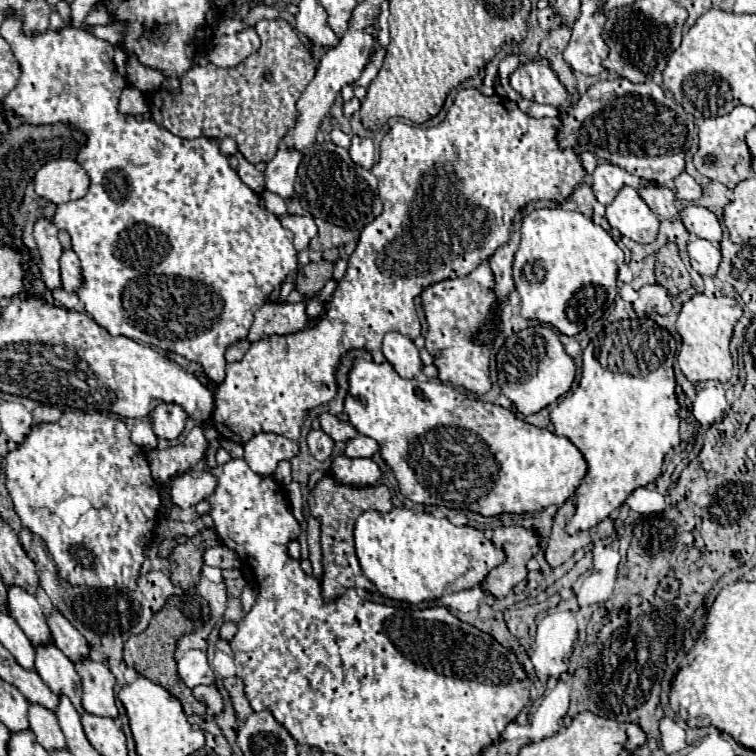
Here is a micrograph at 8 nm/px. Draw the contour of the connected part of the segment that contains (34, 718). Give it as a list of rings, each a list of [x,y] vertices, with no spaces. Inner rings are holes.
[[[30,704],[28,708],[28,720],[30,720],[30,730],[36,734],[38,742],[50,752],[64,748],[64,734],[58,726],[56,714],[50,712],[48,708],[42,708],[40,704]]]

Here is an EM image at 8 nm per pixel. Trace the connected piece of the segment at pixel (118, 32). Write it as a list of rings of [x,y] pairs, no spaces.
[[[112,24],[112,26],[94,26],[90,30],[92,36],[96,38],[102,38],[102,40],[108,40],[110,44],[118,44],[122,40],[122,24]]]

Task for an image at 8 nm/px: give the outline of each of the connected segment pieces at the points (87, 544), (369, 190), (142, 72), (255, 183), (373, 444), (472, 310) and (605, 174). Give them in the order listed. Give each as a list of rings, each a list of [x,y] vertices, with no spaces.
[[[66,410],[58,422],[42,422],[34,424],[30,434],[24,438],[24,442],[18,444],[16,450],[8,454],[8,476],[6,476],[6,488],[12,496],[14,510],[22,520],[22,526],[38,534],[50,552],[50,556],[56,562],[56,568],[64,580],[70,584],[88,584],[88,586],[98,586],[98,588],[136,588],[136,580],[140,576],[140,566],[144,562],[144,552],[154,540],[154,528],[156,528],[156,512],[160,506],[160,494],[158,494],[158,484],[150,476],[148,460],[146,454],[140,446],[136,446],[130,440],[130,428],[116,416],[101,412],[82,412]]]
[[[314,144],[304,152],[302,164],[298,166],[296,196],[312,218],[334,222],[346,230],[362,230],[382,212],[376,182],[370,170],[352,162],[348,150],[332,144]]]
[[[132,56],[128,60],[128,68],[126,70],[128,70],[128,80],[132,82],[132,86],[136,86],[142,92],[146,92],[146,90],[158,90],[160,84],[162,84],[162,80],[164,80],[162,72],[142,66],[136,60],[136,56]]]
[[[240,152],[236,154],[236,158],[240,158],[240,166],[238,166],[238,174],[242,178],[242,182],[252,188],[254,192],[262,194],[264,192],[264,174],[260,170],[256,170],[254,164],[250,164]]]
[[[356,434],[354,438],[350,438],[350,440],[346,442],[344,454],[346,454],[348,458],[372,458],[372,454],[376,454],[378,448],[380,448],[380,446],[378,446],[376,440],[368,438],[368,436],[364,436],[364,434]]]
[[[482,262],[468,276],[454,278],[454,280],[442,280],[438,284],[428,286],[422,292],[422,304],[424,304],[426,322],[428,322],[426,348],[428,348],[428,352],[432,352],[436,356],[434,364],[440,370],[438,378],[444,384],[464,388],[478,396],[490,390],[488,356],[490,356],[492,342],[486,346],[474,346],[470,342],[470,336],[478,330],[500,324],[498,316],[496,316],[496,296],[494,296],[492,288],[494,288],[492,270],[490,270],[488,262]]]
[[[610,162],[598,164],[596,170],[592,172],[592,190],[594,190],[594,196],[604,206],[608,206],[614,200],[614,196],[618,194],[618,190],[624,184],[640,188],[640,186],[646,186],[648,182],[644,178],[638,178],[638,176],[632,176],[632,174],[624,172],[622,168],[618,168],[618,166],[610,164]]]

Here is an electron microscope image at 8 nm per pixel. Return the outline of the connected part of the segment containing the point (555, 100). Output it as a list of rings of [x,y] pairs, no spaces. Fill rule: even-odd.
[[[534,60],[520,64],[510,74],[510,86],[526,100],[550,106],[564,106],[568,100],[566,88],[560,84],[556,74],[550,70],[546,60]]]

